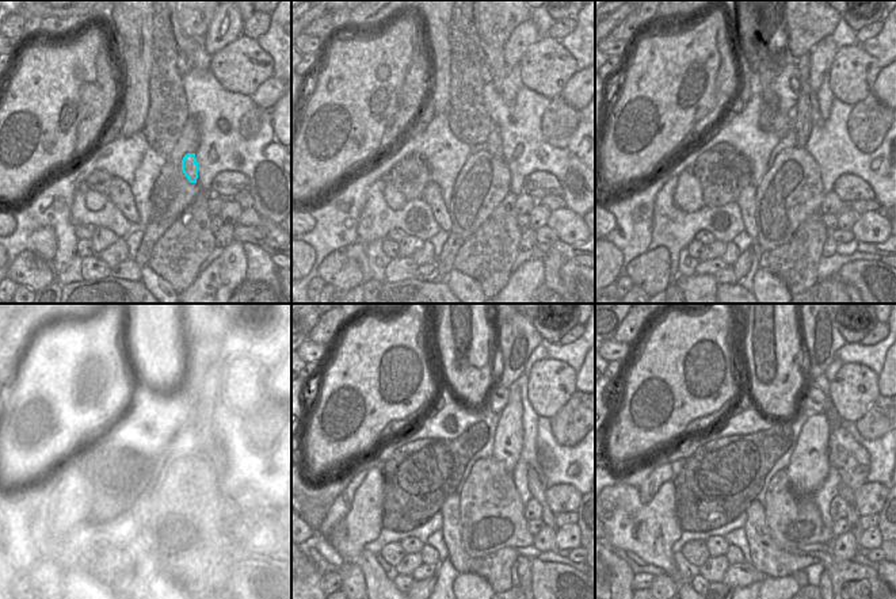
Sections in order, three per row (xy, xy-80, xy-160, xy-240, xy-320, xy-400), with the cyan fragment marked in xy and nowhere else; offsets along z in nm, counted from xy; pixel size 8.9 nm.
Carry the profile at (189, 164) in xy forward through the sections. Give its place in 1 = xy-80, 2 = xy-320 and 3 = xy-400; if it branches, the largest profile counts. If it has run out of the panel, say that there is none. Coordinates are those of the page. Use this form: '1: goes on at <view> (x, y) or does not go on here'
1: goes on at xy-80 (494, 142)
2: goes on at xy-320 (518, 338)
3: goes on at xy-400 (822, 340)

